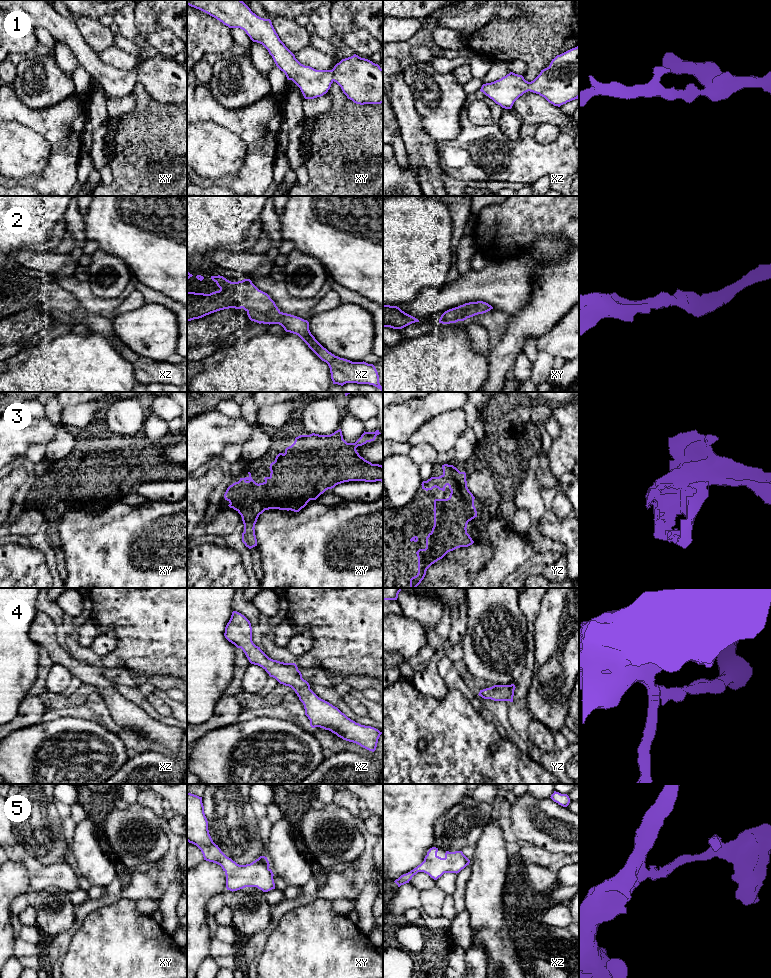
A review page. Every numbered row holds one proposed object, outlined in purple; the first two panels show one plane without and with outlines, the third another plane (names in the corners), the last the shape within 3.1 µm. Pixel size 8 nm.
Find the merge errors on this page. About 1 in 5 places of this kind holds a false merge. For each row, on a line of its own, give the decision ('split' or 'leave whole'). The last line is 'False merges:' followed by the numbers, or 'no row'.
1: leave whole
2: leave whole
3: leave whole
4: leave whole
5: leave whole
False merges: no row

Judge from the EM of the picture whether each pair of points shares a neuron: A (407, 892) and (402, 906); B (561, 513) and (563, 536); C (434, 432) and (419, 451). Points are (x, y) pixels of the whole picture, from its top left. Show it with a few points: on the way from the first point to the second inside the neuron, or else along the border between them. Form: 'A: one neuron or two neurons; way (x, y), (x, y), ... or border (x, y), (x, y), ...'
A: one neuron; way (406, 895), (402, 903)
B: two neurons; border (567, 517), (560, 521)
C: two neurons; border (412, 445), (427, 443), (438, 452)

